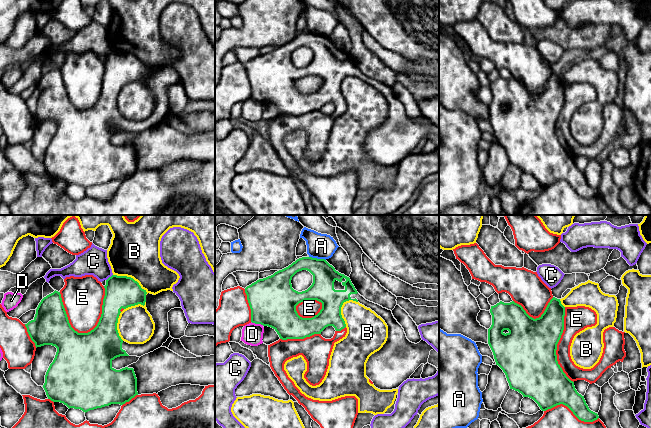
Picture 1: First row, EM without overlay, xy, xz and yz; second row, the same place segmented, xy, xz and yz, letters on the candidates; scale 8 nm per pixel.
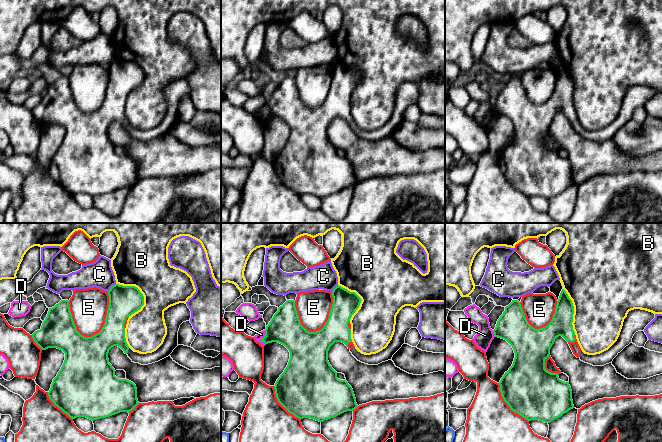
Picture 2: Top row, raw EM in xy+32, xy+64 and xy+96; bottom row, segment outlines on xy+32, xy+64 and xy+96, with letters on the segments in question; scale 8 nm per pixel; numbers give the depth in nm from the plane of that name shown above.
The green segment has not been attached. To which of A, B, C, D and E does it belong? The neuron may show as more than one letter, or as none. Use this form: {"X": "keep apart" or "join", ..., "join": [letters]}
{"A": "keep apart", "B": "keep apart", "C": "keep apart", "D": "keep apart", "E": "join", "join": ["E"]}

